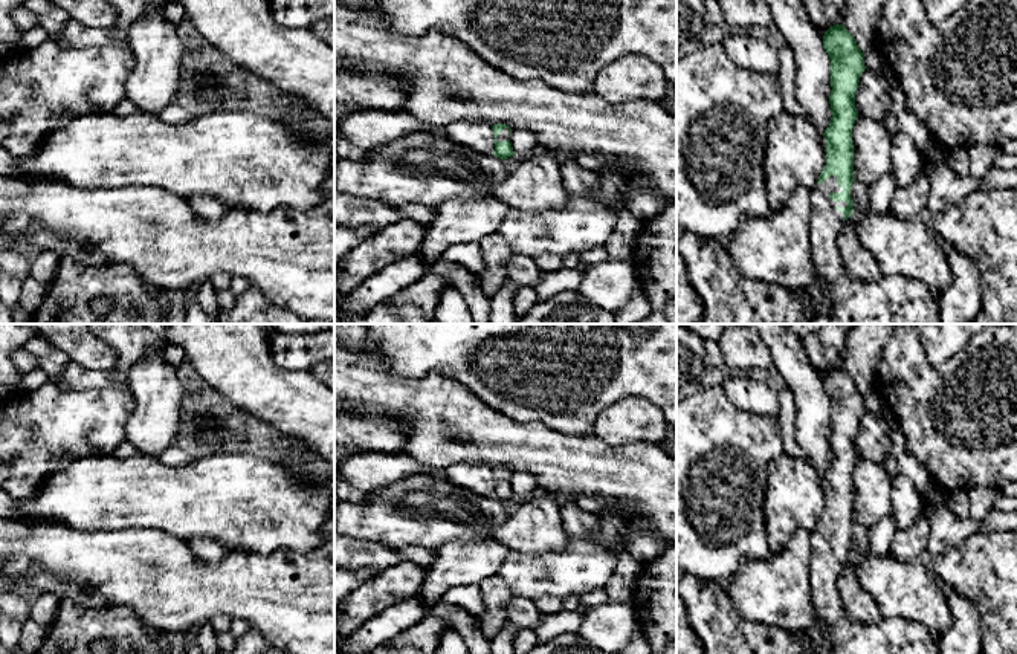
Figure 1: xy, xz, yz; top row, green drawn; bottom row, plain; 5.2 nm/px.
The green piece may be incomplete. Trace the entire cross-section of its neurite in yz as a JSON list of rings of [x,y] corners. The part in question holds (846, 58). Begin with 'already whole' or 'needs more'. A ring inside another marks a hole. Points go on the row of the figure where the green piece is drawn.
needs more | [[[843,24],[825,32],[823,47],[831,60],[832,118],[823,133],[826,165],[812,189],[809,225],[814,266],[832,306],[831,324],[939,324],[935,290],[925,283],[902,275],[863,283],[843,264],[837,235],[854,211],[852,128],[858,116],[855,95],[866,66],[864,52]]]

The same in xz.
needs more | [[[495,124],[492,125],[495,134],[495,151],[493,154],[501,160],[515,156],[513,147],[510,142],[512,128],[505,124]]]

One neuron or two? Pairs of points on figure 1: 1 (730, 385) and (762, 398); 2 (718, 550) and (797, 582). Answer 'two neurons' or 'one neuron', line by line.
1: one neuron
2: two neurons

